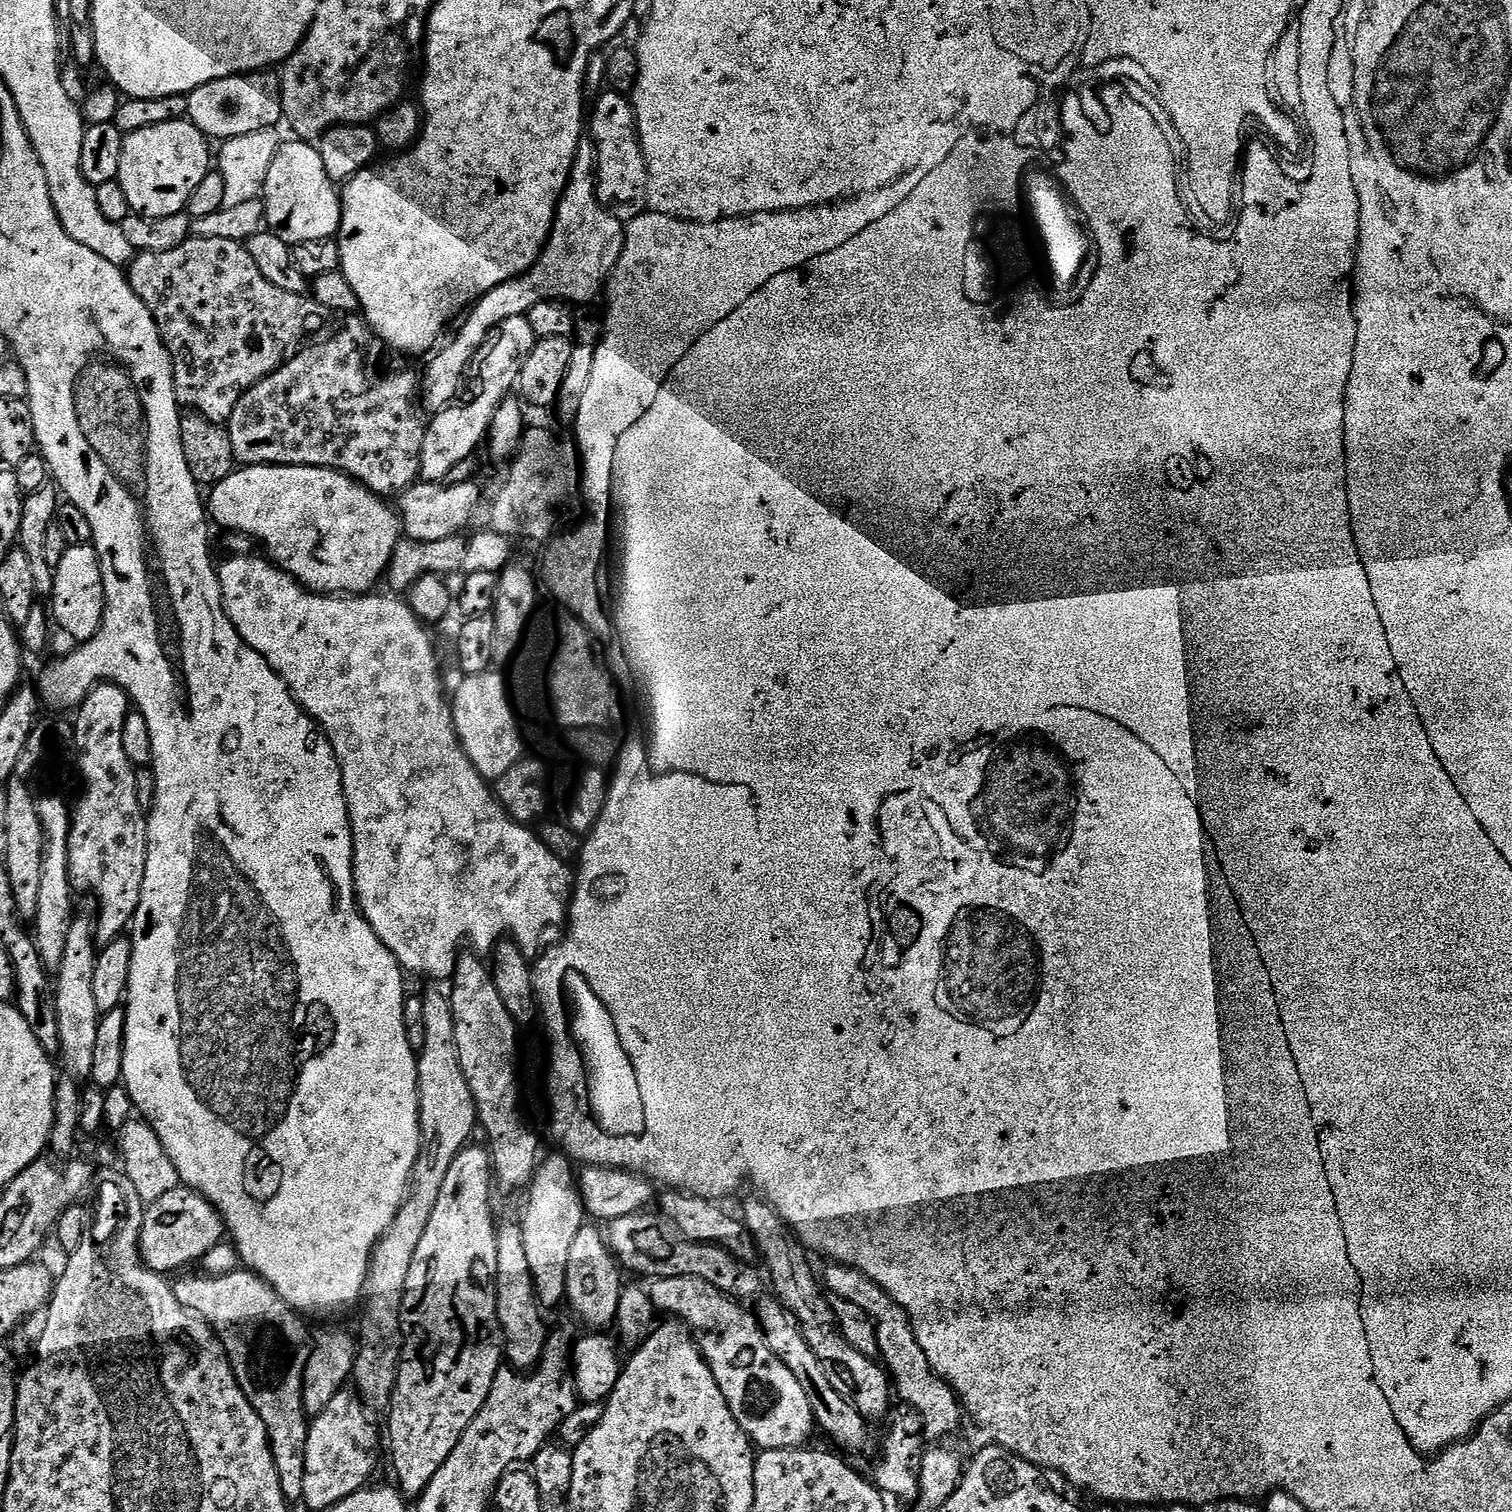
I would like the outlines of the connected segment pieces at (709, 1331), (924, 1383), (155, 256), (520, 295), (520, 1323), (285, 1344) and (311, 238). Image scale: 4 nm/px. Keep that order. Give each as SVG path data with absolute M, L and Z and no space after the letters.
M700 1277L653 1279L650 1295L652 1307L657 1313L669 1312L672 1315L669 1317L683 1322L690 1329L696 1347L704 1355L704 1360L718 1382L718 1390L722 1390L722 1398L726 1398L726 1406L730 1406L730 1414L734 1414L738 1426L757 1449L803 1448L809 1443L808 1439L814 1433L814 1421L806 1393L798 1383L798 1378L794 1378L794 1374L790 1374L790 1370L786 1370L784 1363L770 1350L759 1323L751 1319L744 1320L750 1316L750 1312L749 1309L748 1312L744 1309L747 1307L743 1303L719 1292L717 1288L710 1286L710 1282Z
M835 1262L827 1265L829 1268L822 1272L822 1284L835 1299L849 1300L854 1306L866 1310L868 1317L876 1323L876 1337L880 1347L879 1359L886 1369L897 1397L900 1396L907 1407L915 1410L917 1416L922 1412L959 1412L962 1405L951 1386L930 1366L922 1346L918 1346L918 1338L912 1329L912 1319L906 1314L882 1286L862 1274L857 1268Z
M197 236L188 239L185 244L178 246L174 250L141 252L133 255L132 263L127 265L126 275L128 284L134 290L134 294L138 294L138 298L142 298L142 302L146 302L146 306L158 326L162 342L168 347L168 352L172 355L176 403L185 409L197 412L199 416L205 416L207 420L212 420L216 424L227 425L230 414L234 414L234 406L238 406L241 398L259 380L266 378L271 372L278 371L287 363L289 356L295 356L300 351L302 345L309 339L309 337L307 338L308 327L315 322L316 312L318 313L317 305L307 295L286 294L286 290L278 290L278 286L272 285L271 282L266 282L266 278L262 278L262 270L258 270L258 265L254 262L254 258L250 258L247 247L239 240Z
M581 139L568 185L560 195L560 205L556 208L556 221L552 223L548 243L536 259L536 265L524 275L517 276L515 280L502 282L502 286L494 286L494 290L490 290L476 301L463 317L464 325L457 330L456 337L448 345L445 343L431 357L433 360L429 362L424 376L422 372L423 411L435 414L453 407L455 400L452 399L459 394L472 359L474 364L482 349L489 343L490 337L502 322L506 322L506 318L527 316L530 306L538 306L538 302L547 300L563 300L576 306L595 301L592 299L599 292L601 295L605 291L606 281L612 275L612 267L622 254L624 230L622 221L609 214L598 202L596 146L591 139Z
M513 1218L509 1224L501 1223L496 1238L498 1242L498 1266L496 1267L496 1313L502 1333L502 1344L506 1349L506 1360L517 1370L532 1370L544 1357L544 1348L548 1345L549 1329L544 1329L544 1320L540 1317L542 1305L536 1299L536 1287L530 1274L530 1264L526 1262L526 1250L522 1247L522 1226L519 1219Z
M237 1270L225 1276L186 1276L172 1284L178 1302L184 1308L201 1316L215 1332L228 1355L238 1386L246 1394L250 1406L262 1418L268 1441L272 1447L274 1466L282 1482L282 1494L289 1502L304 1499L302 1482L306 1482L306 1438L310 1418L304 1413L304 1375L310 1351L310 1328L304 1325L305 1317L290 1307L261 1276L247 1270Z
M292 138L281 143L266 177L262 199L267 231L282 242L298 245L333 239L340 230L340 192L326 174L322 154L315 143Z

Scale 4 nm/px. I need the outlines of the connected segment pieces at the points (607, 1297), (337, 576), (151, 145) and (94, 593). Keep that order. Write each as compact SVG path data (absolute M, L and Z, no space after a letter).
M585 1226L578 1230L578 1238L574 1238L574 1243L570 1245L570 1262L566 1262L566 1304L576 1311L576 1316L584 1324L589 1324L589 1329L604 1330L609 1326L615 1325L616 1315L618 1314L618 1298L622 1287L622 1269L617 1260L608 1248L608 1243L604 1240L603 1231L599 1227L591 1228Z
M259 464L258 466L240 466L226 477L222 482L211 485L209 494L206 496L206 512L213 525L221 524L232 534L239 534L251 538L265 548L267 559L281 568L284 572L289 572L298 583L307 588L309 592L319 592L322 596L363 596L371 593L376 583L385 579L388 564L392 561L396 547L402 539L402 520L397 509L392 508L391 503L385 502L369 488L353 480L352 477L339 472L333 468L319 468L318 466L294 466L293 464Z
M188 118L166 121L125 135L122 146L122 166L119 183L131 211L146 218L166 218L170 214L185 211L202 178L206 178L214 164L214 152L208 149L210 140L203 131L200 132Z
M92 544L69 546L52 578L50 616L55 627L57 624L70 639L76 640L72 642L93 640L104 621L104 605L104 579L95 547Z

